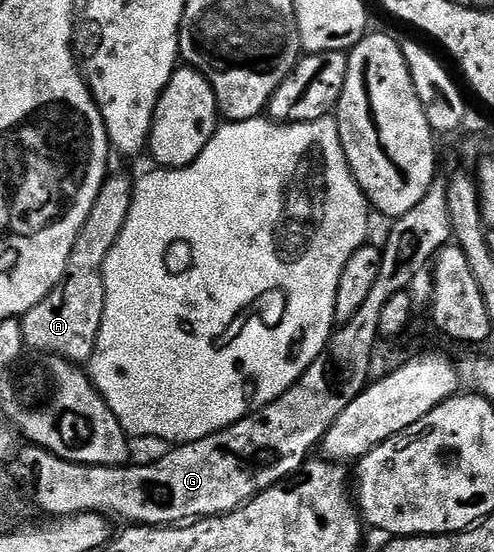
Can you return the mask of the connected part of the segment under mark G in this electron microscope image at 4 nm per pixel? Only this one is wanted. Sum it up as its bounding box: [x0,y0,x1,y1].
[21,181,452,527]

